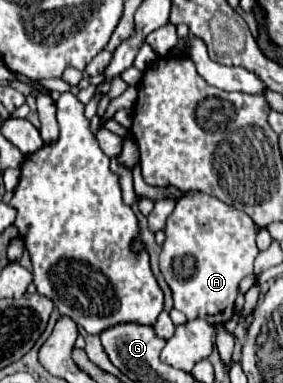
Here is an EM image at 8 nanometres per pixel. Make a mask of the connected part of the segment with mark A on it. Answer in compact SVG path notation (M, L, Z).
M197 192L197 194L185 194L177 200L173 214L167 218L165 234L167 240L159 256L159 266L161 274L165 276L165 282L173 292L175 308L183 312L187 320L205 316L205 320L213 326L231 320L235 310L235 298L239 294L239 282L253 272L253 260L259 254L255 246L255 234L257 234L255 222L243 210L227 206L225 202L209 194Z

